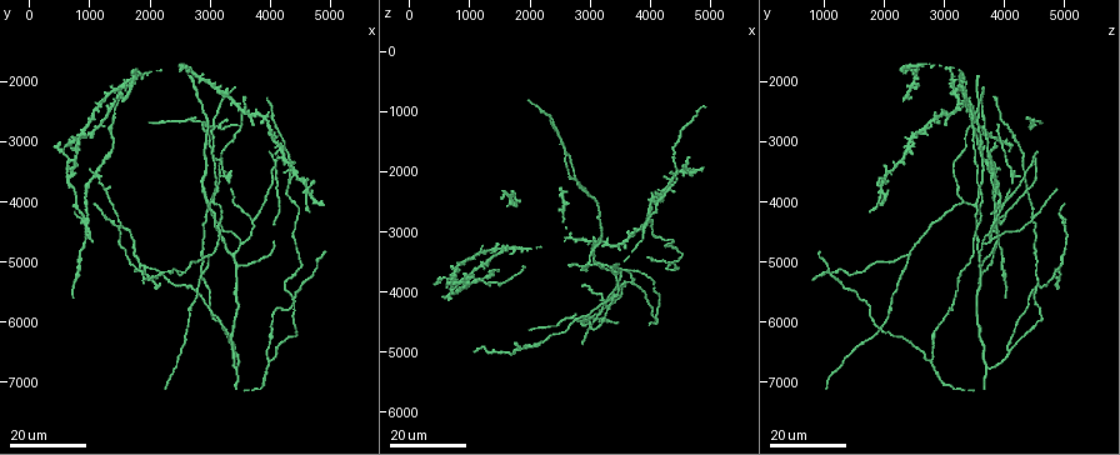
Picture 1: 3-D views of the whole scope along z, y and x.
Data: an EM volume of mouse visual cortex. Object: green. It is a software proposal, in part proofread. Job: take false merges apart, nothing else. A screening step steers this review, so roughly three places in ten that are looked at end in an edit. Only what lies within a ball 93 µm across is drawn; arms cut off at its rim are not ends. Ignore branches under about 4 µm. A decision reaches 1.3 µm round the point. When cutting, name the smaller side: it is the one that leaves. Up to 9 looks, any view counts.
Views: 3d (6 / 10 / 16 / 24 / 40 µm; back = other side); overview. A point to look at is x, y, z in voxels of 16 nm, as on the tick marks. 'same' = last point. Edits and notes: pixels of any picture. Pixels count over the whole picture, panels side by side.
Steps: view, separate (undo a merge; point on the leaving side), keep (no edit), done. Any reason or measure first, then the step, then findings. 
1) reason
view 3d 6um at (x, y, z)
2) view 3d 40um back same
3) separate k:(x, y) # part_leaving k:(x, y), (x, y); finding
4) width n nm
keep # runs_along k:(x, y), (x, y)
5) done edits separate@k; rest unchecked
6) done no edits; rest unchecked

view 3d 16um at (3300, 3600, 4150)

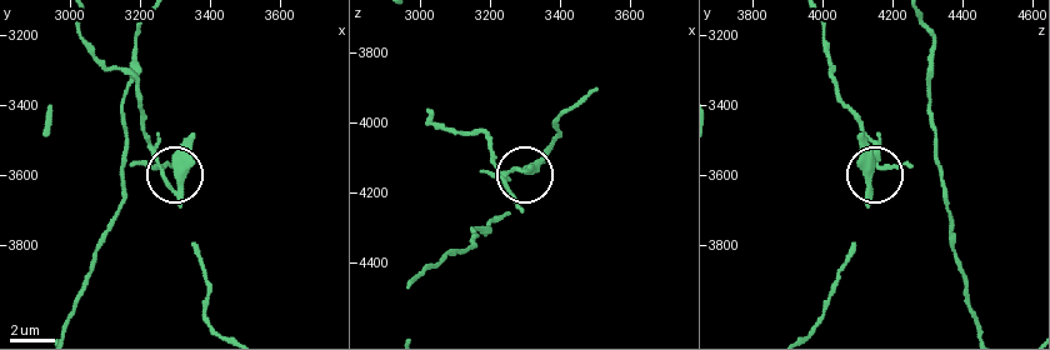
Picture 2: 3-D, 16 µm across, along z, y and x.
view 3d 6um at (3260, 3600, 4140)

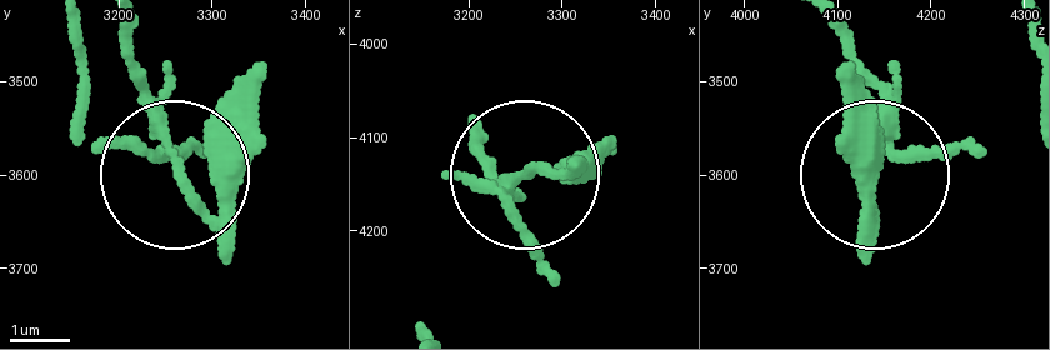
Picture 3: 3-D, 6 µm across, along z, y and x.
view 3d 6um back at (3265, 3600, 4135)

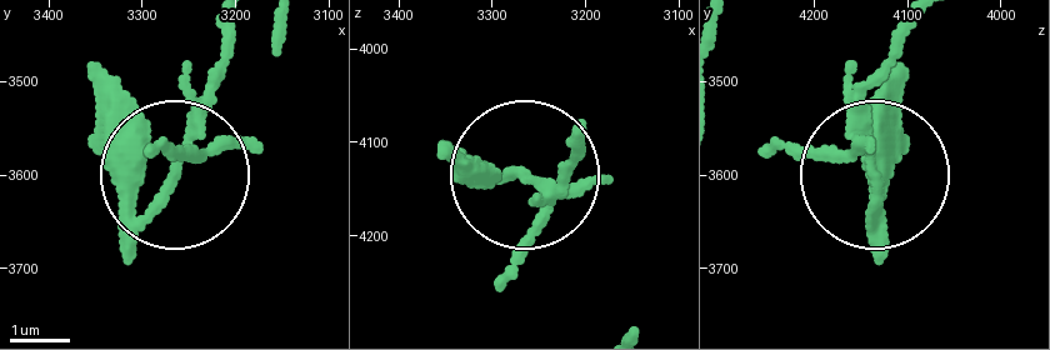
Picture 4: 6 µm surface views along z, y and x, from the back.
separate 4:(529, 179) # part_leaving 4:(874, 225), (859, 111), (904, 21); a second neuron is stuck on

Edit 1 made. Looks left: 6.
a fork
view 3d 24um at (3550, 4700, 3650)

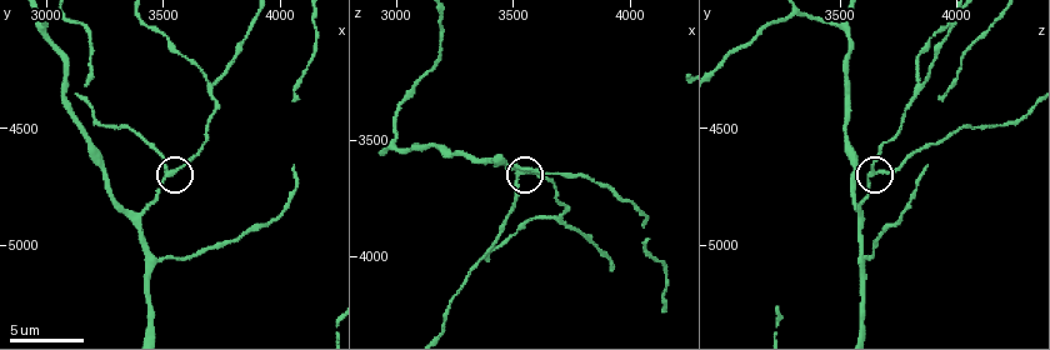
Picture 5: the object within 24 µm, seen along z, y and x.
closer look
view 3d 6um at (3520, 4700, 3640)

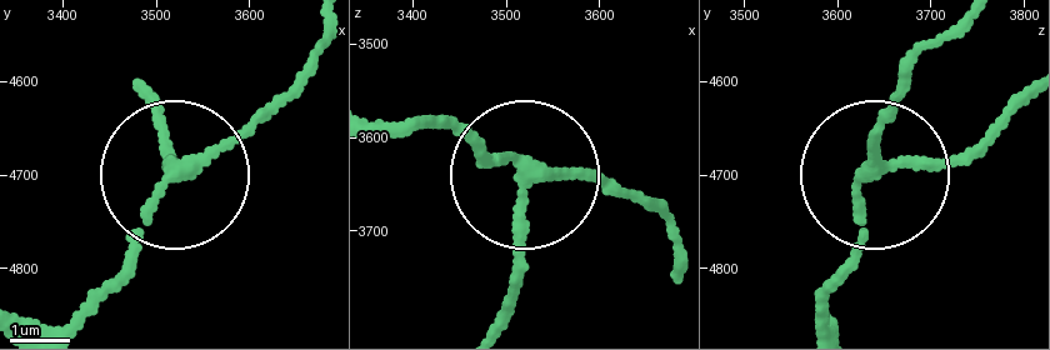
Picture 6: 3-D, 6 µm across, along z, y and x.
keep # runs_along 6:(25, 319), (70, 319), (115, 279), (175, 170), (160, 135); all the same neuron

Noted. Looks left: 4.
branch point
view 3d 10um at (3470, 5060, 3590)

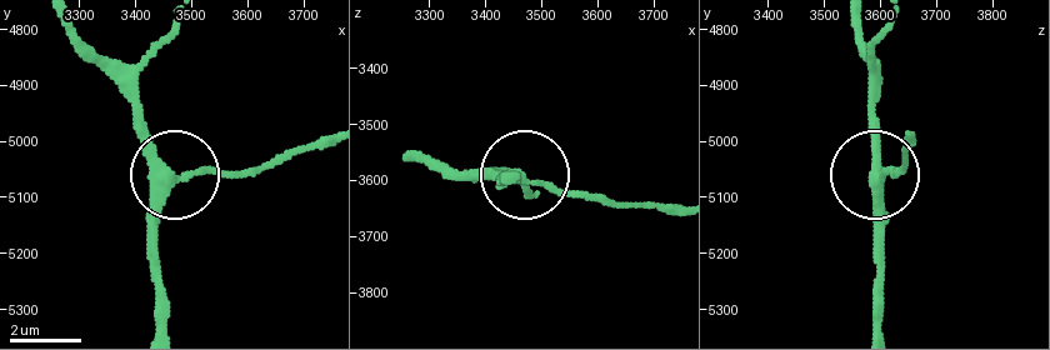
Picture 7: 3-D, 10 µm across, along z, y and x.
side_arm 15 um; arms 3
keep # all the same neuron

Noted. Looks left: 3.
arms part here
view 3d 24um at (3050, 4050, 3350)

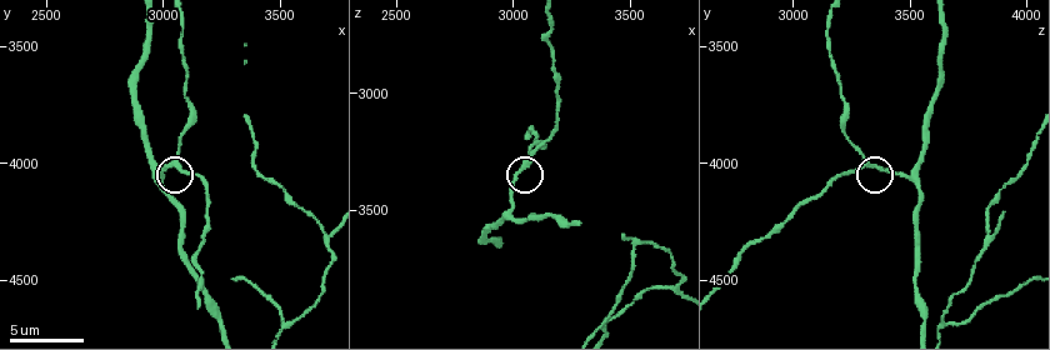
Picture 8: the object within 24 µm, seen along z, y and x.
view 3d 10um at (3010, 4020, 3350)

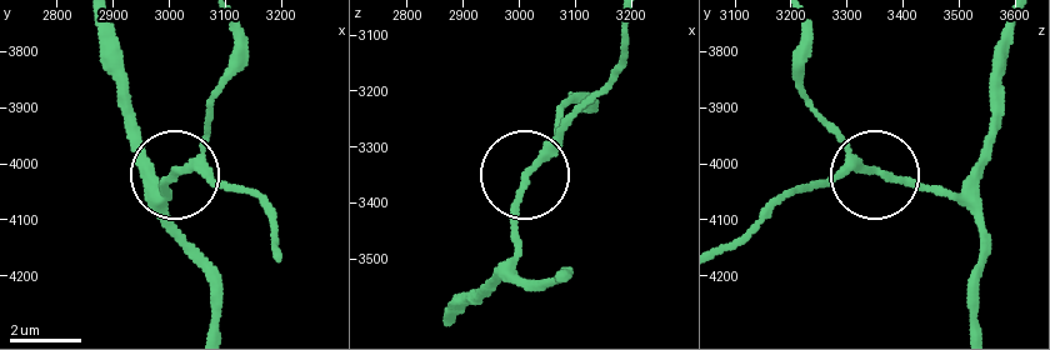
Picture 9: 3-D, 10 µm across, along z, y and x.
side_arm 172 um
keep # runs_along 9:(870, 170), (816, 119); continuous, no second neuron

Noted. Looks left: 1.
done edits separate@4; rest unchecked

